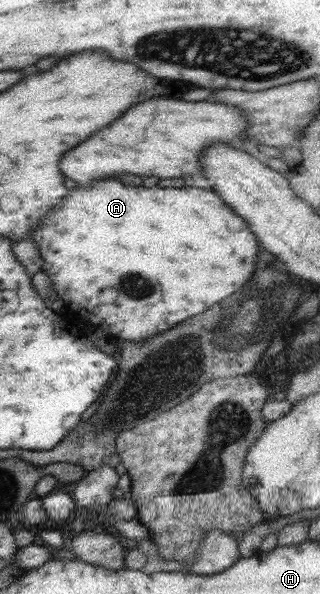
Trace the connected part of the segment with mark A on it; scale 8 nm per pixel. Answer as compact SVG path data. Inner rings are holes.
M100 181L92 185L92 189L74 189L64 199L62 207L57 207L54 213L45 215L44 223L40 223L38 229L33 229L31 239L38 246L38 251L43 260L40 270L49 275L58 297L63 301L64 308L78 313L82 319L86 319L91 328L100 328L106 337L116 337L127 341L142 341L162 331L174 327L177 323L194 317L208 307L220 303L222 299L238 293L248 279L252 277L258 261L259 249L261 249L256 236L251 232L248 224L236 215L212 190L195 188L194 186L181 187L180 189L144 189L144 187L124 187L117 181ZM104 287L112 287L118 291L118 299L112 305L104 305L98 301L98 291Z

